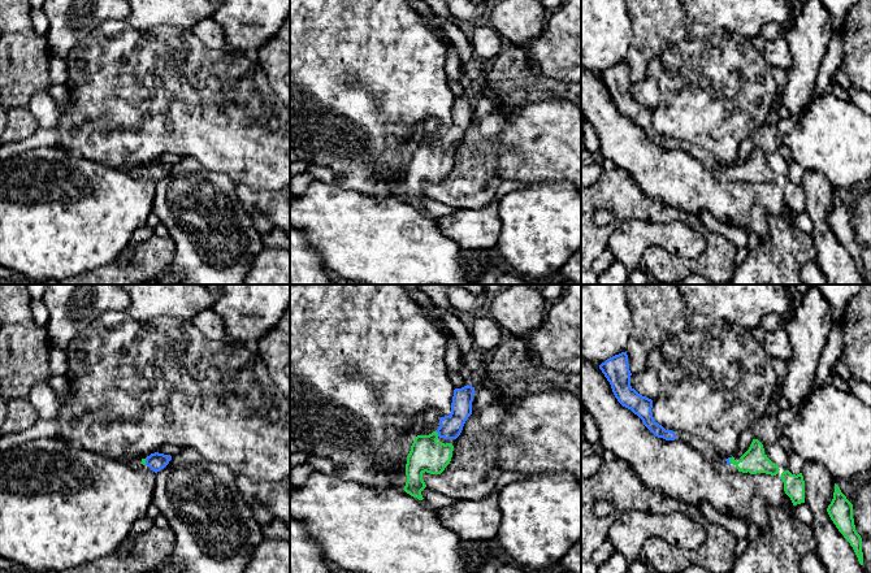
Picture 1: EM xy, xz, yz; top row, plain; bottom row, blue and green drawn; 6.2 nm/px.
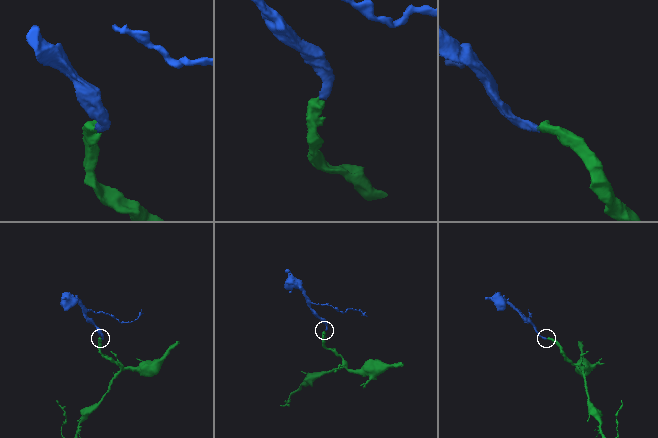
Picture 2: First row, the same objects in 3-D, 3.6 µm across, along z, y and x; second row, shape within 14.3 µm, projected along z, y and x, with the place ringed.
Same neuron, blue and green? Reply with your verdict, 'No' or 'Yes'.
Yes

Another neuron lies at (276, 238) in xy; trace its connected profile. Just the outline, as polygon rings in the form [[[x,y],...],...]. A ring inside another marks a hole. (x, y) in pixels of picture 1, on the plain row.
[[[276,226],[261,240],[264,247],[290,251],[290,235]]]

